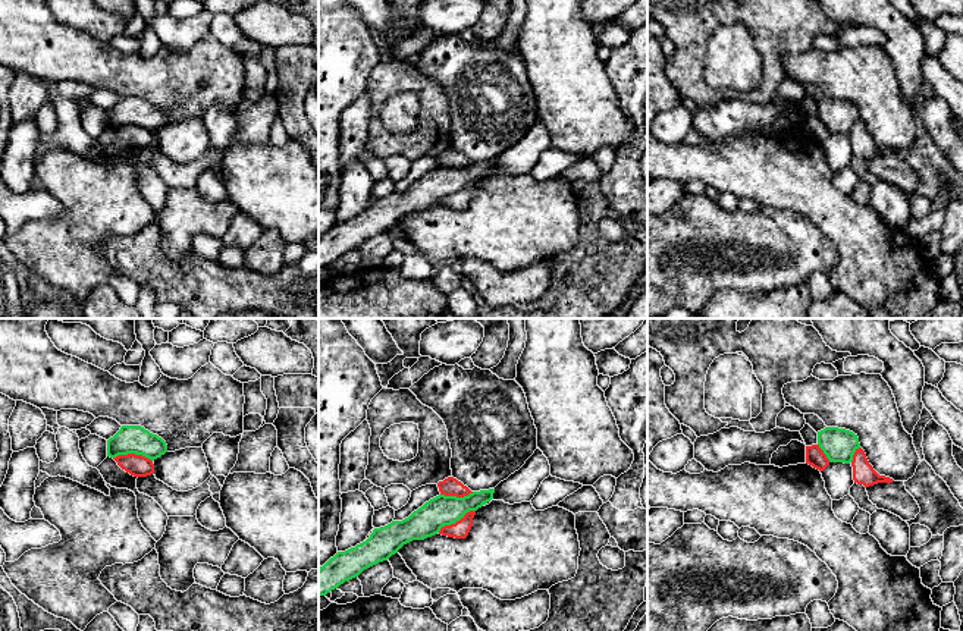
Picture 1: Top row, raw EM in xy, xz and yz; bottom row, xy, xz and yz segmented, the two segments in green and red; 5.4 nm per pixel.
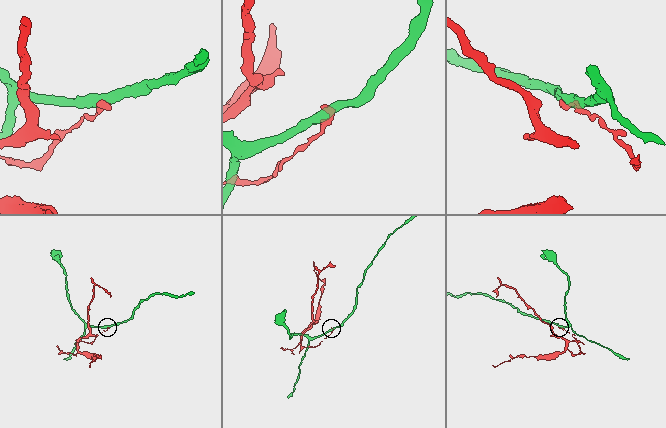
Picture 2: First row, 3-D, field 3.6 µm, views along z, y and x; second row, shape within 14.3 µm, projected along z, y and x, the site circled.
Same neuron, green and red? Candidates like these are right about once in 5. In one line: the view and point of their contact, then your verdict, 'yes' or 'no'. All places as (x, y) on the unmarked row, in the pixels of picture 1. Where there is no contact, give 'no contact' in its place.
contact xz (455, 192); no

